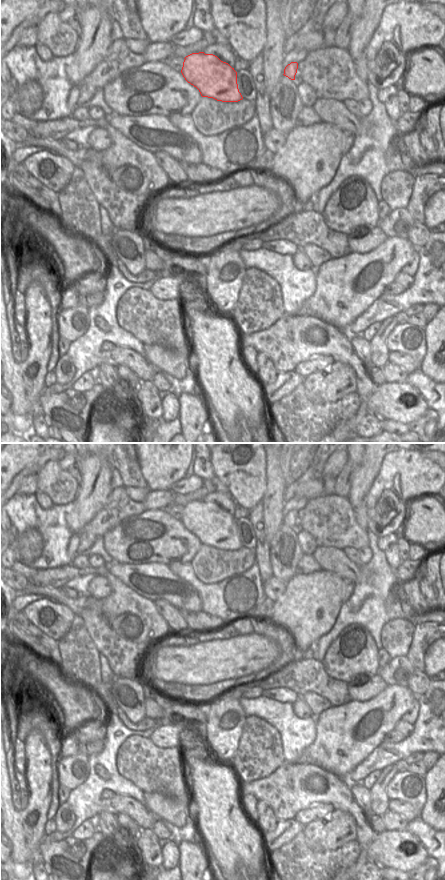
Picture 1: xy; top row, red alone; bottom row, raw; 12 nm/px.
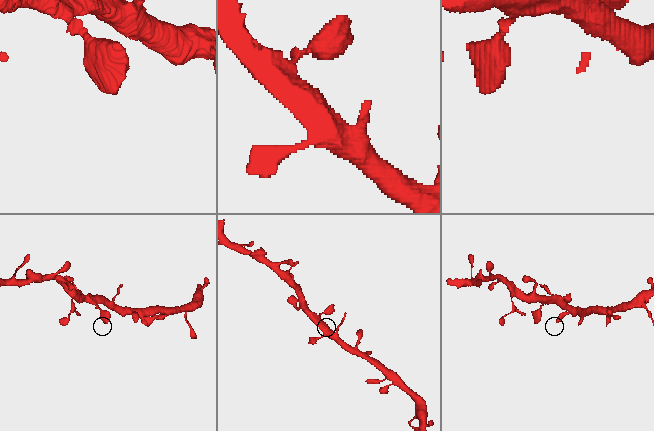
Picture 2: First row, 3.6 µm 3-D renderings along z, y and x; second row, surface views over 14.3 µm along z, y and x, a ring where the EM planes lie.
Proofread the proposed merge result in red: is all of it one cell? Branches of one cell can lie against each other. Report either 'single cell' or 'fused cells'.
fused cells

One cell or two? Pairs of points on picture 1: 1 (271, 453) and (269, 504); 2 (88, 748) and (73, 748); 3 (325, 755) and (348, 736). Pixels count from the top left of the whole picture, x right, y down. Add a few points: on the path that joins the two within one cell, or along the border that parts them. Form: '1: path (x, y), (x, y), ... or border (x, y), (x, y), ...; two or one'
1: path (272, 466), (273, 491); one
2: path (84, 748), (77, 748); one
3: path (331, 750), (342, 741); one

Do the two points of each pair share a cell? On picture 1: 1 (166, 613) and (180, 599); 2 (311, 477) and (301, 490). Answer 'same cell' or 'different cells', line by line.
1: different cells
2: same cell

